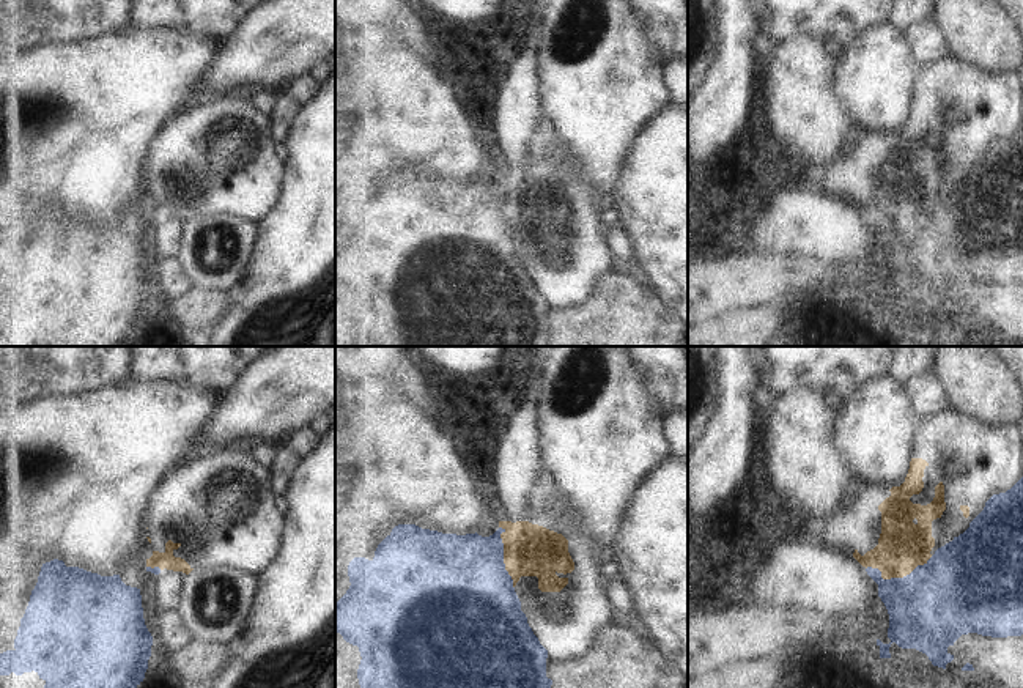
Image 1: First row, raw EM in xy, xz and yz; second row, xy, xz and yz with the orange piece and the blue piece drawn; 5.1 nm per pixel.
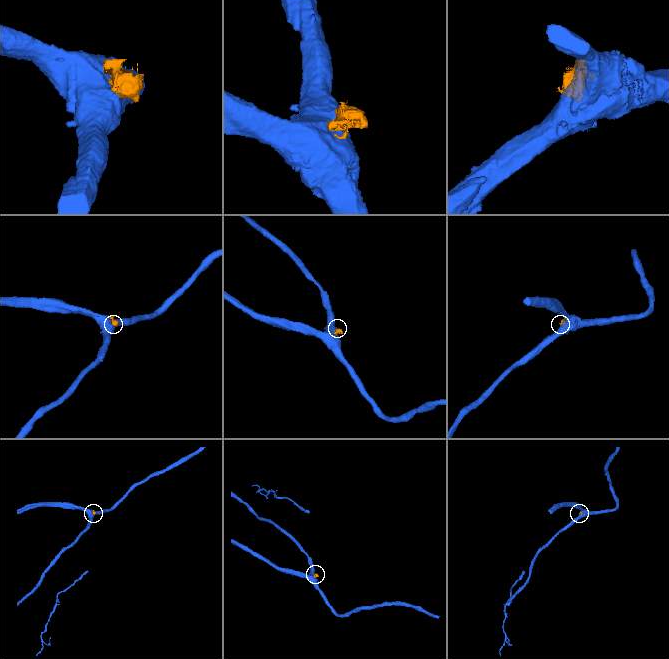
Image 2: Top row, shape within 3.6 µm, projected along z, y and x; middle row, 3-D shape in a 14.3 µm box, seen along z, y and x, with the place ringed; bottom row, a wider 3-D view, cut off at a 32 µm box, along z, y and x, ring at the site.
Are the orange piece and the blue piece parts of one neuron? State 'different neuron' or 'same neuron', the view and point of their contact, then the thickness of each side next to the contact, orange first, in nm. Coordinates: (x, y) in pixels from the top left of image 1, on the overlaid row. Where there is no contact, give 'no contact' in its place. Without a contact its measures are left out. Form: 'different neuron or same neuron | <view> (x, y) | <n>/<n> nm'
different neuron | yz (897, 577) | 260/420 nm

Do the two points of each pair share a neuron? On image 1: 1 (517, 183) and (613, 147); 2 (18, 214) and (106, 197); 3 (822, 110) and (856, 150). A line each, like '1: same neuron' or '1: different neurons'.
1: same neuron
2: same neuron
3: different neurons

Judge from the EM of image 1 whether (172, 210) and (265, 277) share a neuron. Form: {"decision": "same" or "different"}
{"decision": "different"}

